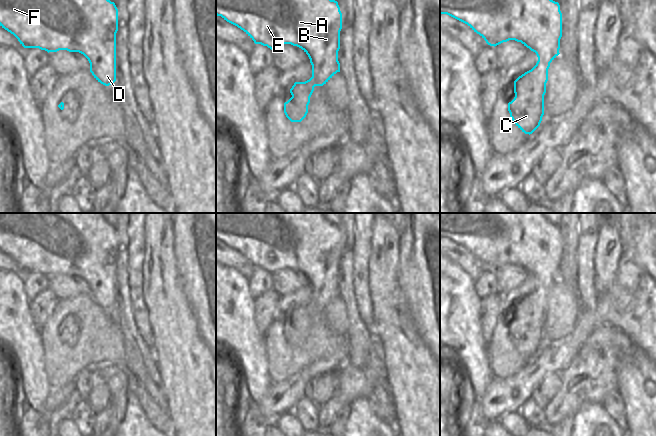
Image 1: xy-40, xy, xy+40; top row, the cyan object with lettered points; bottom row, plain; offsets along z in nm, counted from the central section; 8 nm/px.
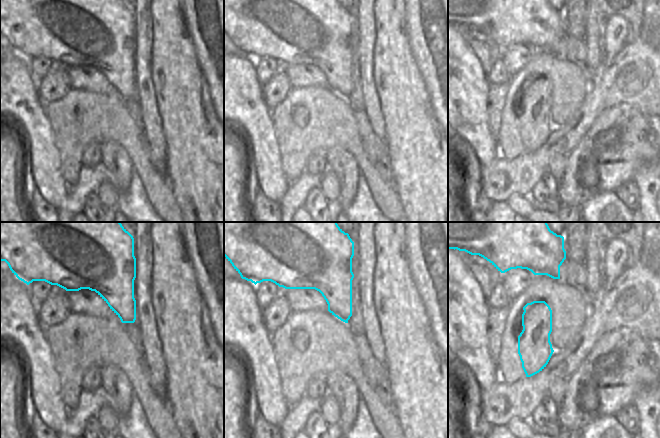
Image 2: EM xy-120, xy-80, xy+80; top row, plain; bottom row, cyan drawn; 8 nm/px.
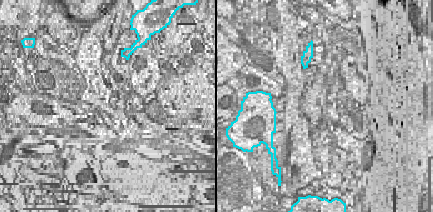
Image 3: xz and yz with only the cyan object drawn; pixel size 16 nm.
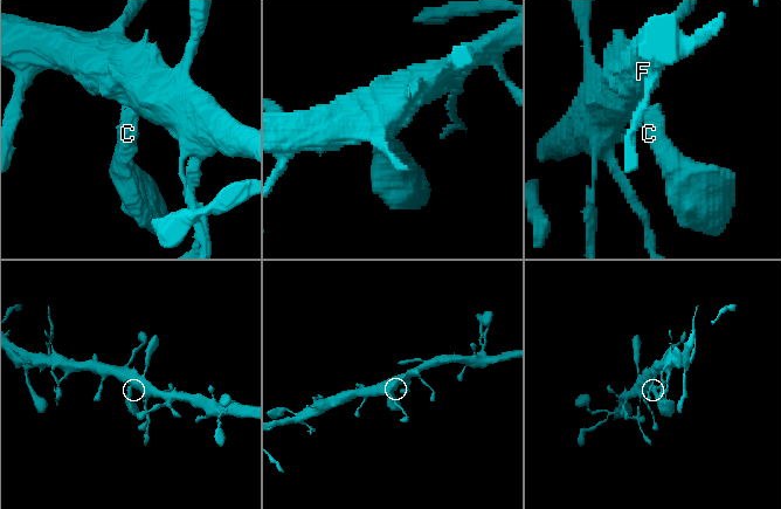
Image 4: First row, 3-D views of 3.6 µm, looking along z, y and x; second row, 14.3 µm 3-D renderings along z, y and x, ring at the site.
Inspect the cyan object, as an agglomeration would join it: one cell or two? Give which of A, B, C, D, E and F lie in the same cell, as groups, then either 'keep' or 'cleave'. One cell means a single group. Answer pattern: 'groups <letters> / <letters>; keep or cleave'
groups A B C D E F; keep

